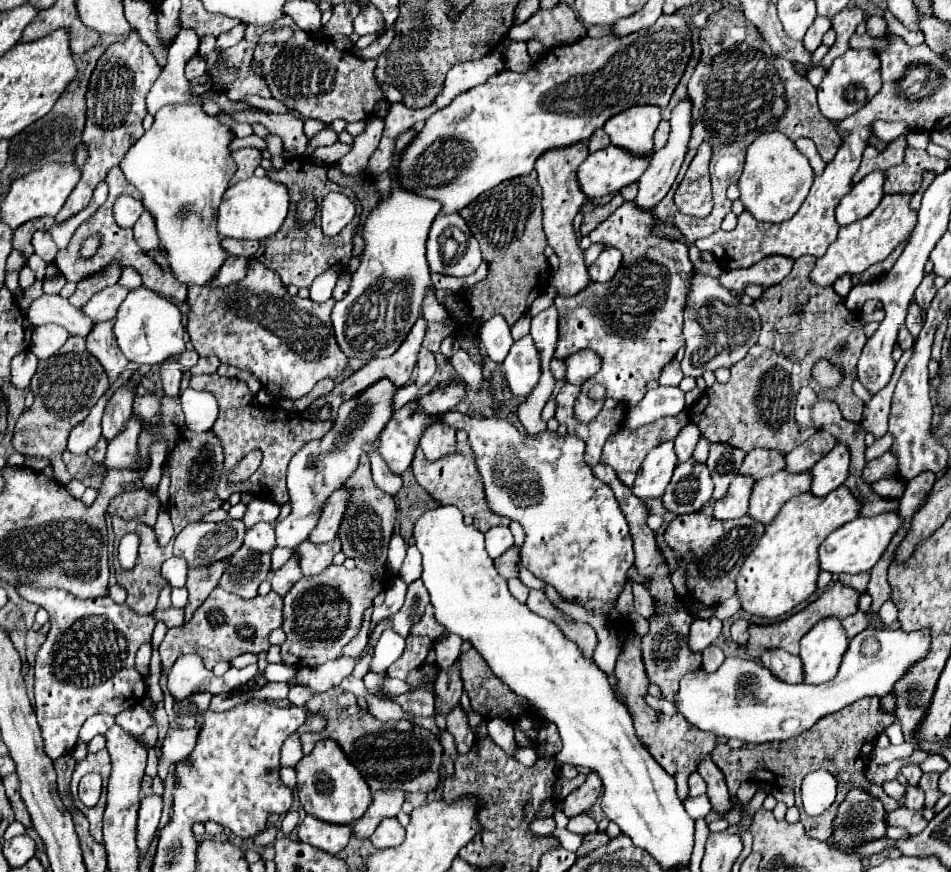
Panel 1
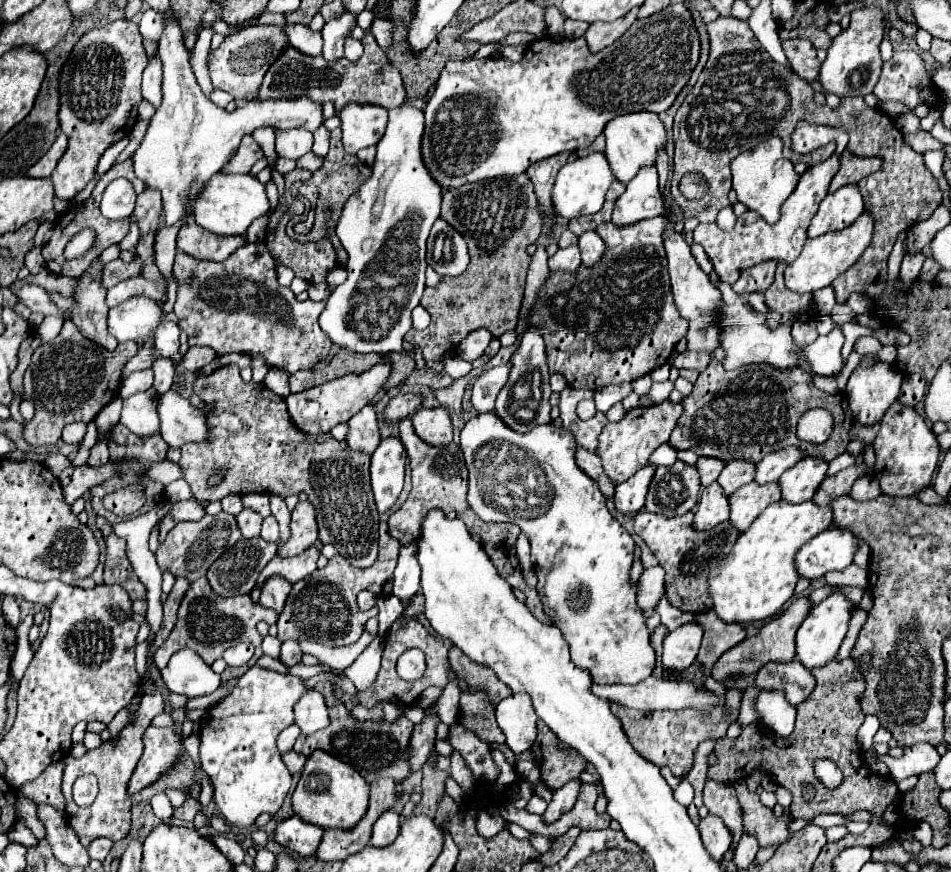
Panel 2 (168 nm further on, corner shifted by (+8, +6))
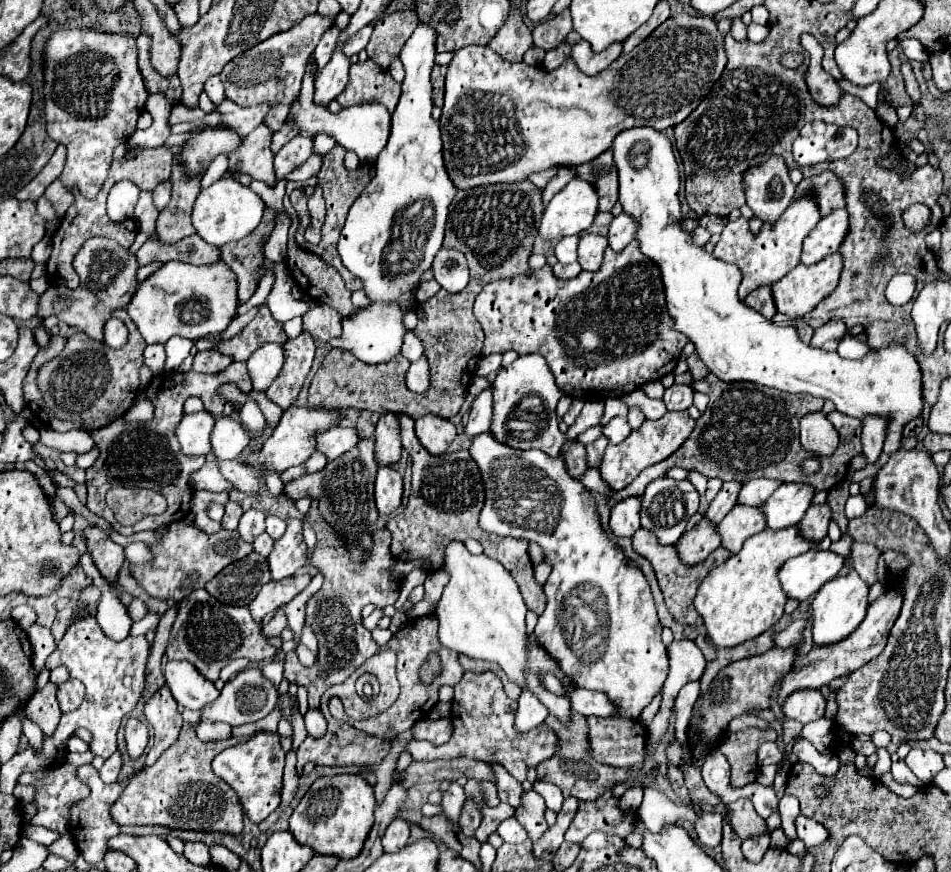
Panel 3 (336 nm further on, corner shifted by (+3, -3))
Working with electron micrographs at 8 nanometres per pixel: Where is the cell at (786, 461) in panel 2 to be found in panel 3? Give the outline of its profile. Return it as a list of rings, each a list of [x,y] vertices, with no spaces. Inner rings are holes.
[[[753,479],[747,481],[739,493],[739,503],[745,505],[763,505],[763,501],[767,501],[767,497],[771,497],[771,493],[777,489],[777,485],[783,485],[783,481],[775,481],[775,479]]]

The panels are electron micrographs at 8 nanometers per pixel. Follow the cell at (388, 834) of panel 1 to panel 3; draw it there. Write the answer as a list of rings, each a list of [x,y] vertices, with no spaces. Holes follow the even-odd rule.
[[[395,819],[385,835],[383,835],[383,849],[385,853],[395,853],[399,851],[401,847],[407,845],[407,839],[409,839],[409,823],[405,819]]]

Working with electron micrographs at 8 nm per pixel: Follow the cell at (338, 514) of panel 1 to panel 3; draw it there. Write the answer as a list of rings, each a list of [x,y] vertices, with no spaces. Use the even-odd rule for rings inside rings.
[[[287,519],[287,529],[269,555],[271,579],[279,581],[295,575],[309,561],[303,541],[303,519]]]

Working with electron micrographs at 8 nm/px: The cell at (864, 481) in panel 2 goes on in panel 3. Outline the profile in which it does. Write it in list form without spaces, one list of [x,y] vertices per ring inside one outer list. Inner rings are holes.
[[[859,493],[859,495],[855,495],[855,497],[849,497],[849,499],[847,499],[845,515],[847,515],[847,519],[853,519],[853,517],[863,515],[867,509],[869,509],[869,503],[867,503],[865,495],[863,495],[863,493]]]

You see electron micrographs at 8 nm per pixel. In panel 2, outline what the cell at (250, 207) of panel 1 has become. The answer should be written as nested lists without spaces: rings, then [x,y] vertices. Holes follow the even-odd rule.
[[[216,172],[202,188],[194,202],[194,220],[208,232],[222,236],[242,236],[254,218],[266,214],[270,208],[266,188],[252,174],[222,174]]]

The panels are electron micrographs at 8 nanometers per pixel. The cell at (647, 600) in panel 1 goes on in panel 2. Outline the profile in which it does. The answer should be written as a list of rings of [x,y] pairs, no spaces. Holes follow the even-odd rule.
[[[662,598],[662,600],[658,602],[656,610],[650,610],[650,614],[646,612],[646,616],[652,616],[654,612],[660,614],[661,623],[666,626],[669,632],[672,632],[683,624],[694,622],[693,613],[681,612],[671,604],[666,604],[666,598]]]

